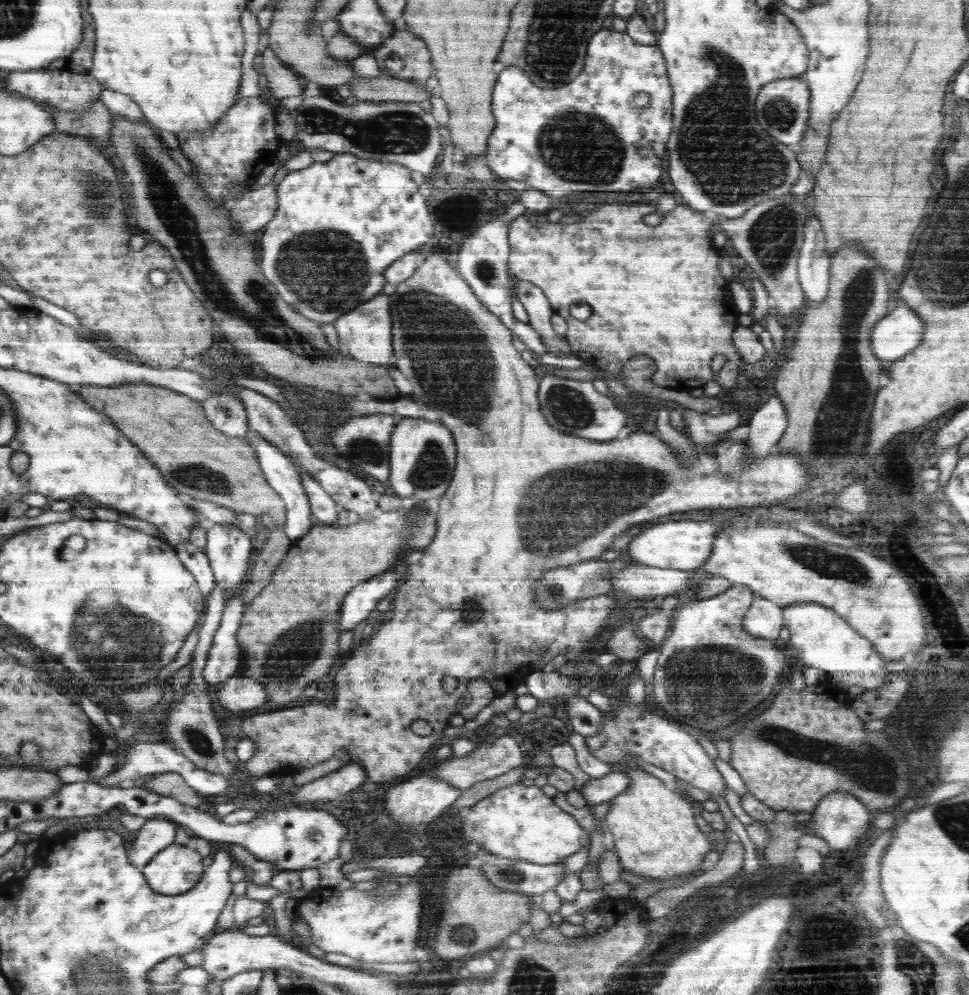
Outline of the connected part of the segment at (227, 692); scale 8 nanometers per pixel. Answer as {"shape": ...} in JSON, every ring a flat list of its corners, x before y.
{"shape":[[238,674,218,688,217,697,218,706,226,714,240,714,267,702,267,694,262,685]]}

